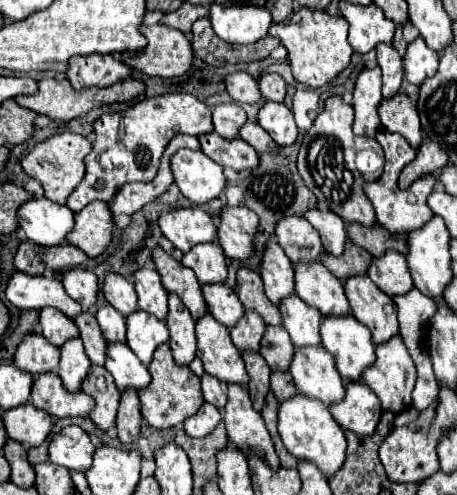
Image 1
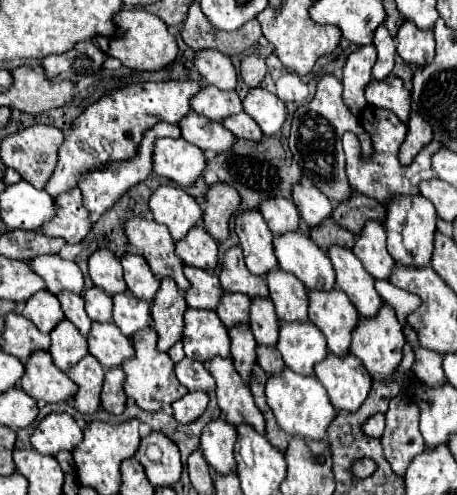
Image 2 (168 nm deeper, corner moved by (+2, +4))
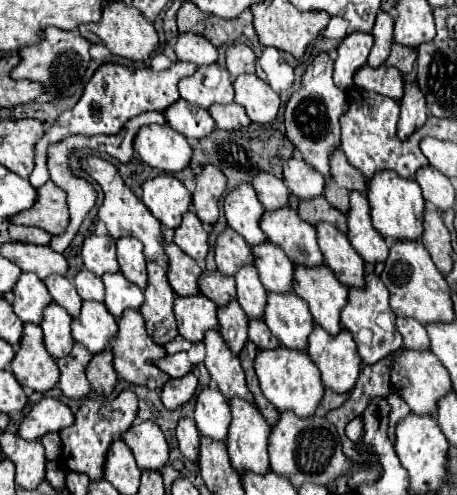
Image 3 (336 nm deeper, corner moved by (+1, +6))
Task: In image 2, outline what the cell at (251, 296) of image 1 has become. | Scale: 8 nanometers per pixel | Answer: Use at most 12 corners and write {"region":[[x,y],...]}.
{"region":[[240,246],[224,254],[226,292],[268,298],[266,280],[248,272]]}

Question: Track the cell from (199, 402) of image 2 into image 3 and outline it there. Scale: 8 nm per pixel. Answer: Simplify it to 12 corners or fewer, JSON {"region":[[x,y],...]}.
{"region":[[193,372],[169,378],[161,388],[161,402],[173,410],[195,394]]}

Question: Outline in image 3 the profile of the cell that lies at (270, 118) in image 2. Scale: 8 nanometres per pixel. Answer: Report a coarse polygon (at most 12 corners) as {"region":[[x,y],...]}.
{"region":[[255,74],[233,82],[235,102],[257,124],[275,120],[279,94]]}

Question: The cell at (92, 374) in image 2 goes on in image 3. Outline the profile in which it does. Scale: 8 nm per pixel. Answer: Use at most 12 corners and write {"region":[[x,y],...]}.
{"region":[[75,342],[67,356],[57,358],[59,388],[81,400],[91,386],[85,364],[91,352]]}

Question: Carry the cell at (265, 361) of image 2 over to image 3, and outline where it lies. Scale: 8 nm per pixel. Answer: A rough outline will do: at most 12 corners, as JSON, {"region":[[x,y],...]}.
{"region":[[249,320],[249,340],[257,348],[277,348],[267,324]]}

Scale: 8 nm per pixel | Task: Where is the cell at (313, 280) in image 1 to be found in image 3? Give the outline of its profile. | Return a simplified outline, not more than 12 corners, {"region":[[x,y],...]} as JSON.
{"region":[[289,206],[259,226],[295,264],[323,264],[315,226]]}

